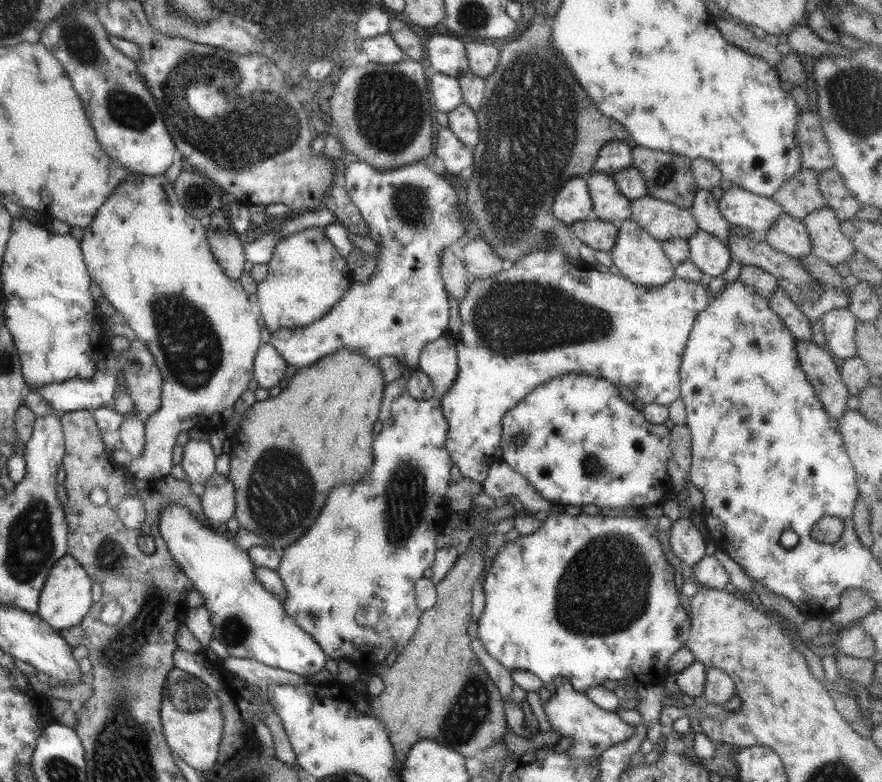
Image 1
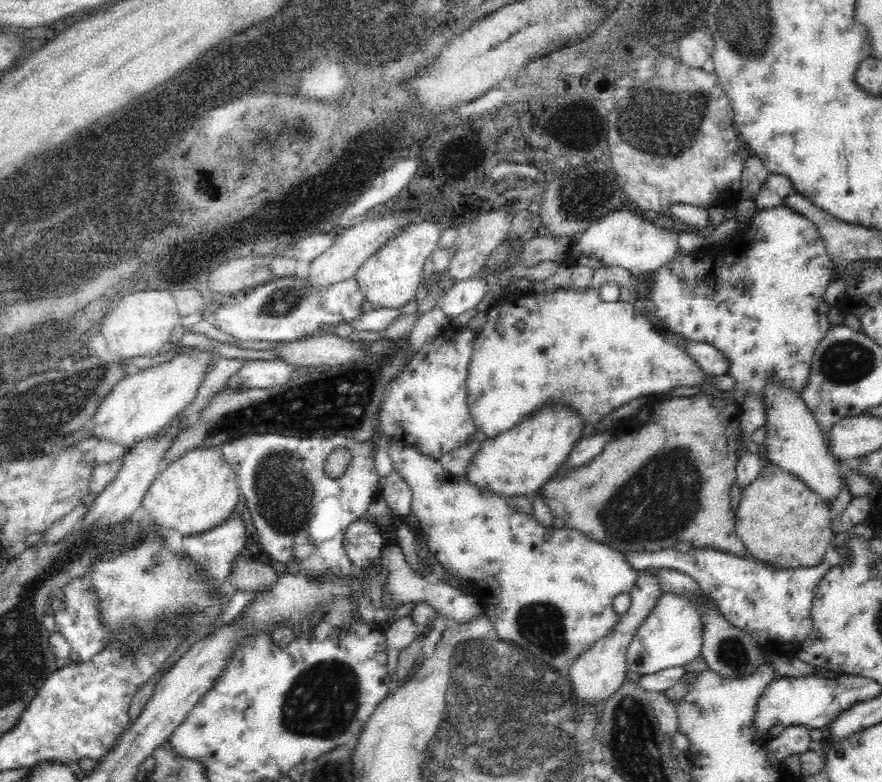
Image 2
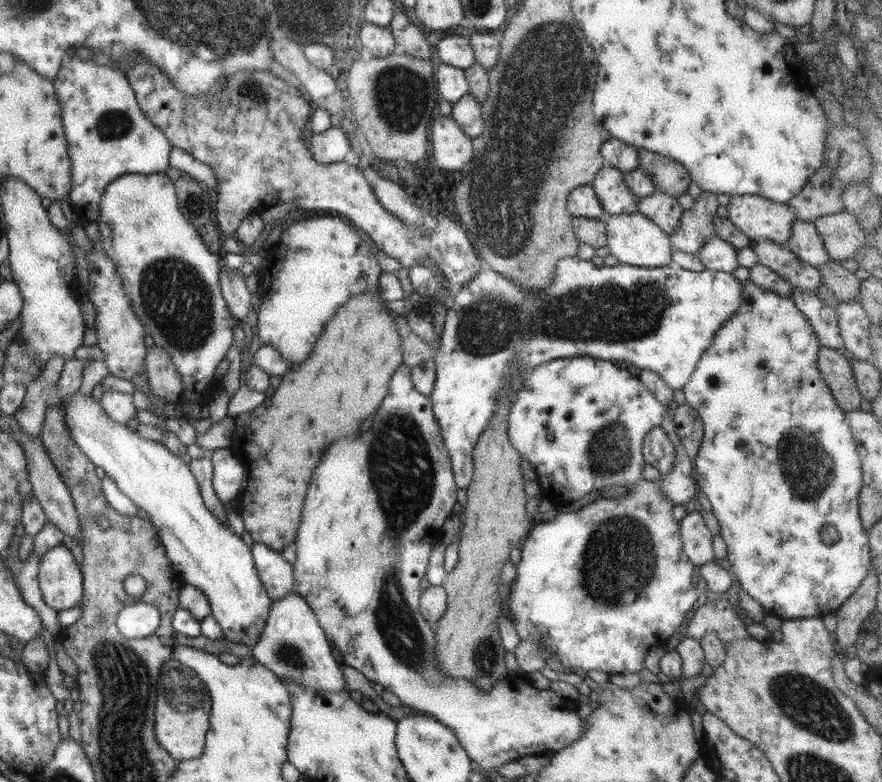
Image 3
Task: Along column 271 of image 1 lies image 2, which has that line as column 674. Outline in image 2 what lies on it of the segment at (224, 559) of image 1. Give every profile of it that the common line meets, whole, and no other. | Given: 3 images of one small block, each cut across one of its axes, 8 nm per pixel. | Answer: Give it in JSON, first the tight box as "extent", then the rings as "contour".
{"extent":[628,592,702,675],"contour":[[[671,592],[662,594],[656,608],[638,628],[634,640],[628,646],[629,671],[638,675],[655,674],[668,668],[684,667],[701,656],[702,625],[699,612],[689,598],[676,596]]]}

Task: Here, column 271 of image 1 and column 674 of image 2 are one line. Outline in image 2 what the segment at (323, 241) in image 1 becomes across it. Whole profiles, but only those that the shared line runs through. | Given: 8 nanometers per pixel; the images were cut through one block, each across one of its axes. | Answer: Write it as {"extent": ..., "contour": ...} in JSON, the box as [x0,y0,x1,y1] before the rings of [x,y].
{"extent":[634,205,833,401],"contour":[[[783,205],[776,206],[770,209],[758,208],[754,216],[749,220],[742,230],[736,236],[730,238],[727,242],[718,244],[707,244],[701,248],[694,248],[694,251],[678,249],[676,254],[668,262],[661,264],[658,268],[648,271],[646,274],[640,274],[636,277],[634,292],[636,293],[637,301],[642,304],[643,311],[654,317],[658,322],[661,322],[663,327],[674,331],[677,335],[686,338],[688,341],[702,342],[710,344],[727,360],[725,374],[730,379],[731,388],[740,392],[744,398],[746,396],[755,396],[764,401],[766,396],[766,386],[768,382],[777,382],[779,386],[783,386],[785,390],[793,392],[801,396],[802,390],[808,386],[810,382],[810,374],[812,374],[812,358],[818,344],[828,336],[830,332],[830,322],[828,320],[828,312],[824,296],[826,290],[832,282],[833,275],[831,272],[831,262],[827,254],[825,243],[822,241],[818,229],[815,224]]]}

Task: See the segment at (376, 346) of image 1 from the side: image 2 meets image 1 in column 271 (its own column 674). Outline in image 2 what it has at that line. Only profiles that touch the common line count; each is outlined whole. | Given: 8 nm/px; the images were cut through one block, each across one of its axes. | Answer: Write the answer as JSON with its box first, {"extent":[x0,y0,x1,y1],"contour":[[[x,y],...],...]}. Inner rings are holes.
{"extent":[659,329,727,376],"contour":[[[659,329],[660,333],[674,346],[681,348],[695,363],[701,372],[706,375],[718,376],[725,374],[727,360],[710,344],[688,341],[686,338],[677,335],[674,331],[668,329]],[[666,330],[666,334],[662,334]]]}

